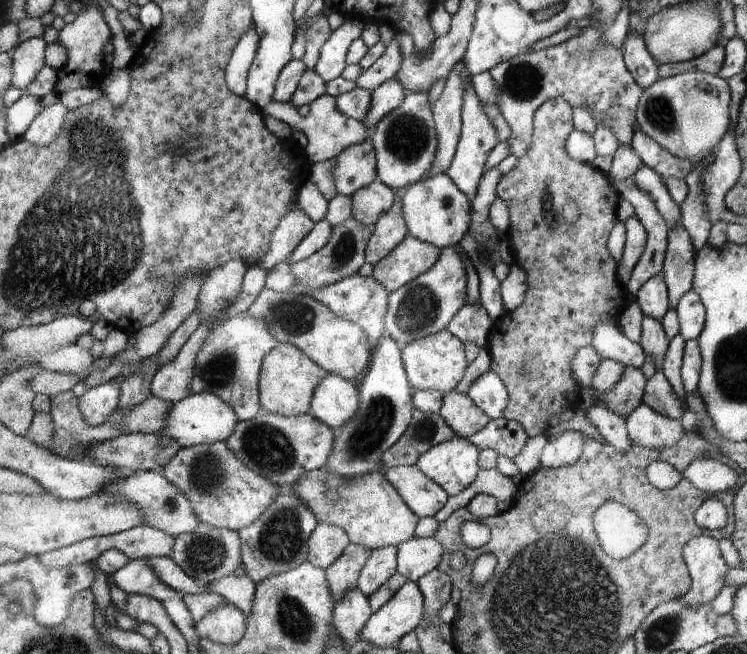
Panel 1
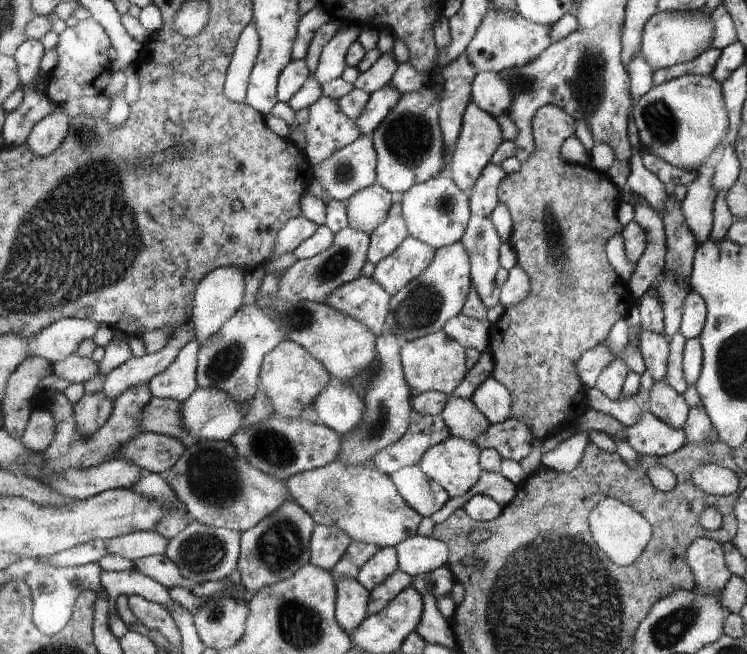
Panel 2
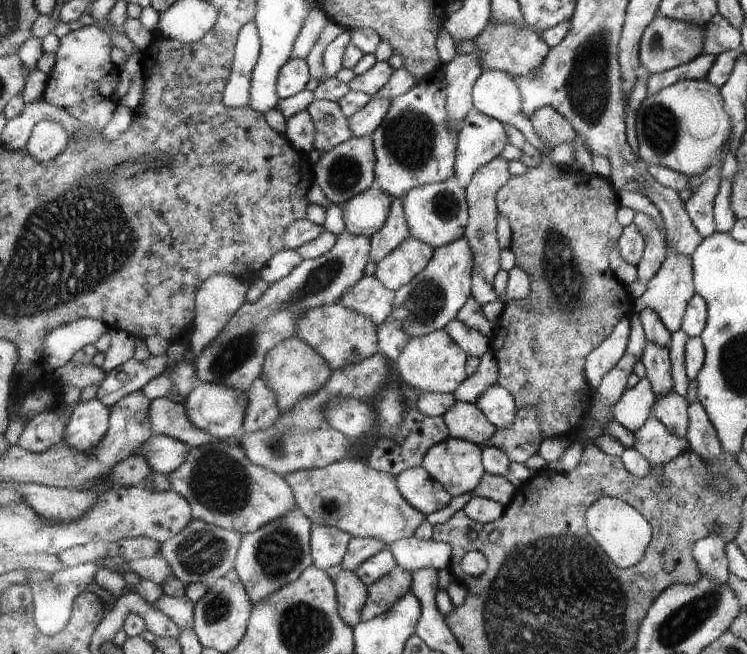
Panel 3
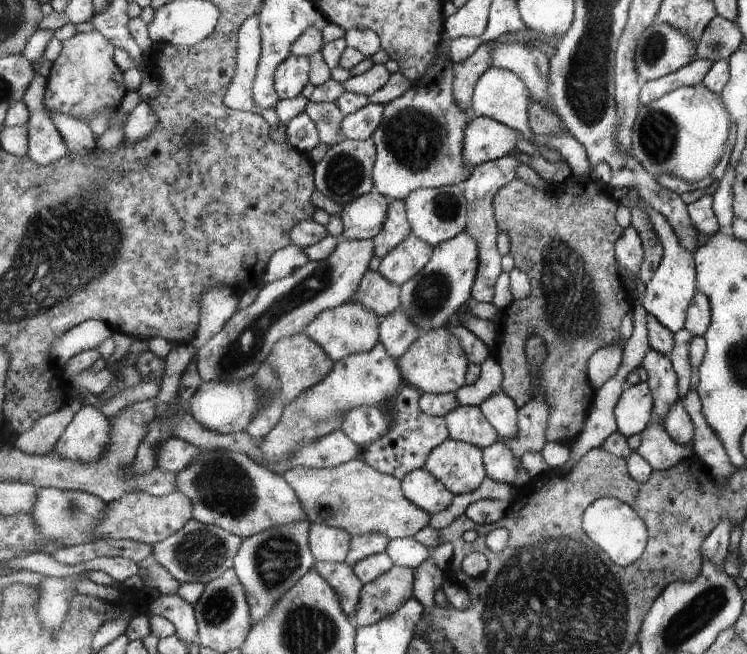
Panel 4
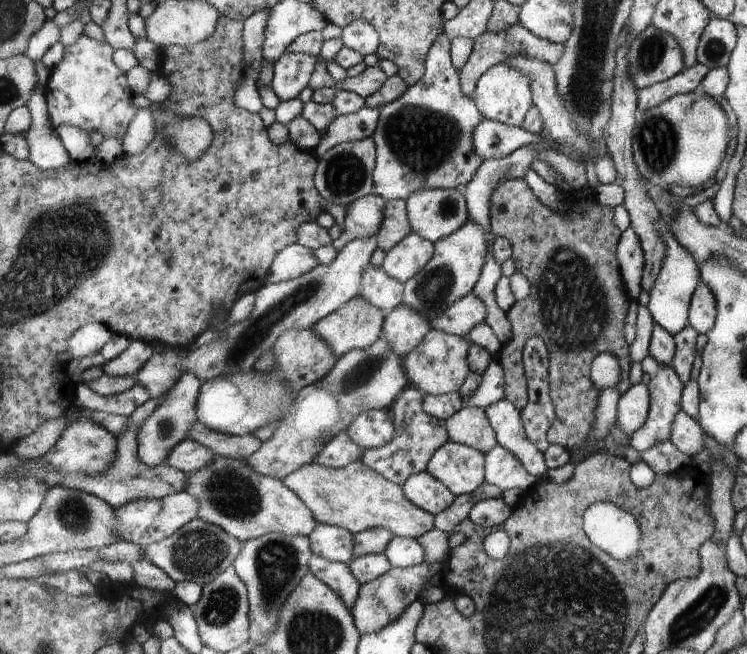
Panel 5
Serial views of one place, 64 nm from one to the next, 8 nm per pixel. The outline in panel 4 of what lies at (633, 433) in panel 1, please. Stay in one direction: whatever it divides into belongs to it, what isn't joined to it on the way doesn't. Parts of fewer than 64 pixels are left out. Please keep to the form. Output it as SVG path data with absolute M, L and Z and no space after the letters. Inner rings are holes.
M652 421L640 436L642 444L637 452L654 470L671 469L694 454L689 445L679 445L679 442L673 440L659 421Z

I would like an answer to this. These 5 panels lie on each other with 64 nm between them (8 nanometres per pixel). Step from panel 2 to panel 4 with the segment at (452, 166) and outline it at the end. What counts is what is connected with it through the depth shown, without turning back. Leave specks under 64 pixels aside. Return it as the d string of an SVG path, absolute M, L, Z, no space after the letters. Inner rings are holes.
M476 115L466 127L465 156L466 166L471 171L488 161L505 157L517 148L516 140L522 133L503 125L497 120Z

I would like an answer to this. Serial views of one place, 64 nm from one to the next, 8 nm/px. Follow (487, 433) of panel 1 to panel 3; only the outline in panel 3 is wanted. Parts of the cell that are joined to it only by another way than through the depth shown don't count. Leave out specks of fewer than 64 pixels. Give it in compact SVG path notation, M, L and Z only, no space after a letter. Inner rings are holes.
M538 409L518 410L514 422L505 429L499 429L485 447L498 447L511 460L524 464L538 455L543 436L540 432Z

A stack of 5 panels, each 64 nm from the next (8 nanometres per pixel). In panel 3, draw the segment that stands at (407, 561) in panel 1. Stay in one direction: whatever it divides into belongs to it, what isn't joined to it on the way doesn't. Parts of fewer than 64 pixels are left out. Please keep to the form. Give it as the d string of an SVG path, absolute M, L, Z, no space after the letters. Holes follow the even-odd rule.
M410 537L402 539L389 546L393 552L398 567L412 574L422 569L445 569L450 567L453 560L453 549L442 541L427 541Z

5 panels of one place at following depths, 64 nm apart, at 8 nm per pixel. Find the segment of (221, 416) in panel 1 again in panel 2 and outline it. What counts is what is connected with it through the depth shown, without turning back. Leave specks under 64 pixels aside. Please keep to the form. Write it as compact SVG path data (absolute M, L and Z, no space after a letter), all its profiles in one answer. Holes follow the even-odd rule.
M213 388L198 389L182 404L180 418L182 428L197 441L231 441L245 426L241 406L225 392Z

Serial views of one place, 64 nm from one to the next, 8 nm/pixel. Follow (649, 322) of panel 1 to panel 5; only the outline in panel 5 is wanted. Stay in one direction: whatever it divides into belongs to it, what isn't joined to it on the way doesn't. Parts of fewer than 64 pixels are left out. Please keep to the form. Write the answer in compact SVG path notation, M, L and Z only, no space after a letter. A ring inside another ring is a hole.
M651 355L642 360L641 366L643 366L644 371L651 376L651 382L648 384L649 390L651 391L651 404L647 422L645 422L629 440L630 447L639 453L647 451L661 440L671 440L673 422L675 422L675 418L677 418L679 410L681 410L679 407L679 396L681 396L683 385L674 368L659 364Z

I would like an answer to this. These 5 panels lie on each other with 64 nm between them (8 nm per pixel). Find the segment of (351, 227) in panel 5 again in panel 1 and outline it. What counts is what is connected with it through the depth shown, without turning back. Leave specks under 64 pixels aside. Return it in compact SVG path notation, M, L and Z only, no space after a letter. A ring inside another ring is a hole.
M380 180L371 183L367 188L359 189L352 196L352 216L373 233L381 216L385 216L393 208L397 196L395 191Z

